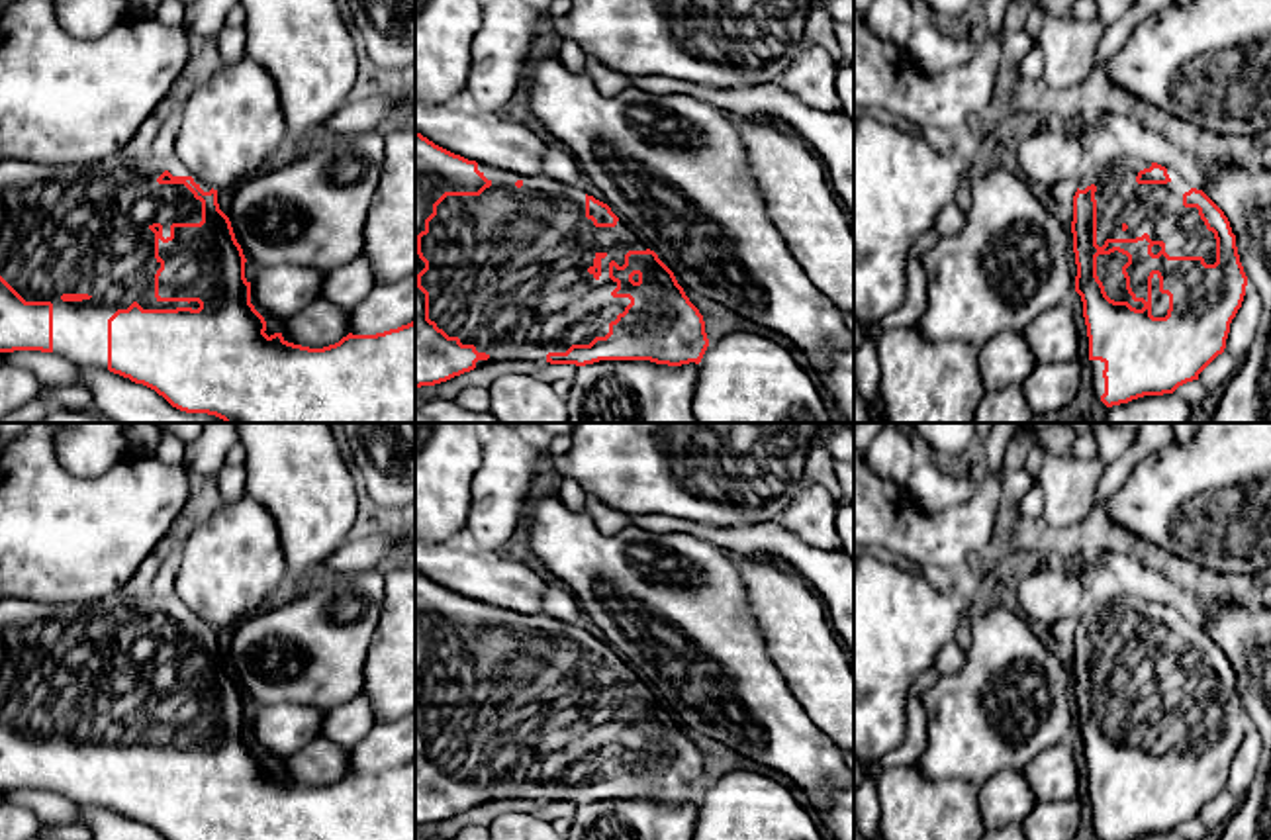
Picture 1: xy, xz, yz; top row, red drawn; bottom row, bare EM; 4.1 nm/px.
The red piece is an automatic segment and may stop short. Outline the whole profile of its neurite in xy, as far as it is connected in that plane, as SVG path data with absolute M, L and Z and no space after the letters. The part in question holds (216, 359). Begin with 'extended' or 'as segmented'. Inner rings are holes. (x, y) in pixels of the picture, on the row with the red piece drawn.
extended; M119 153L96 164L0 161L0 352L41 350L80 370L110 370L155 390L180 411L215 415L225 423L415 423L415 321L376 335L349 333L323 349L288 343L282 333L268 337L264 317L251 303L245 262L231 221L219 210L217 190L190 172L174 155L129 161Z

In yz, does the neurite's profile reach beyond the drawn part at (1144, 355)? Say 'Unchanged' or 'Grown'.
Grown

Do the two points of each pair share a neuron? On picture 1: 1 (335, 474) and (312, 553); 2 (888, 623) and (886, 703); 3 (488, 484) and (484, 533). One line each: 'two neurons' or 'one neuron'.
1: one neuron
2: one neuron
3: one neuron

